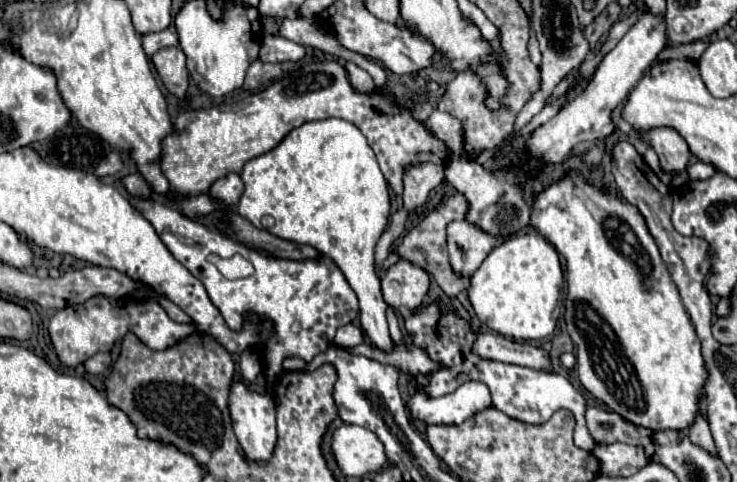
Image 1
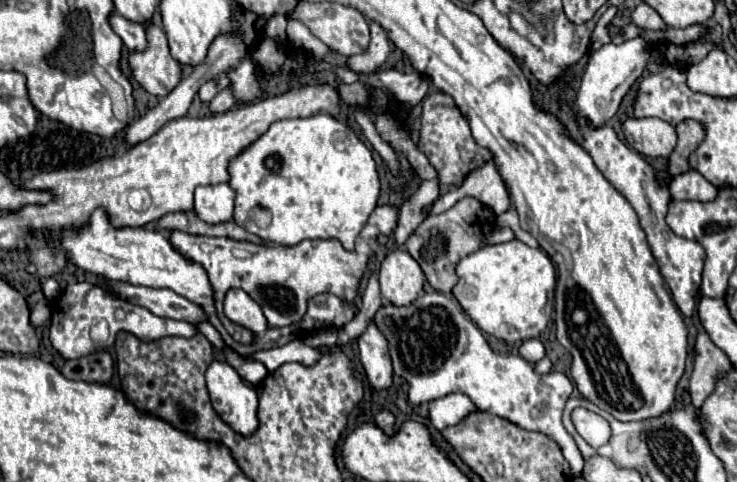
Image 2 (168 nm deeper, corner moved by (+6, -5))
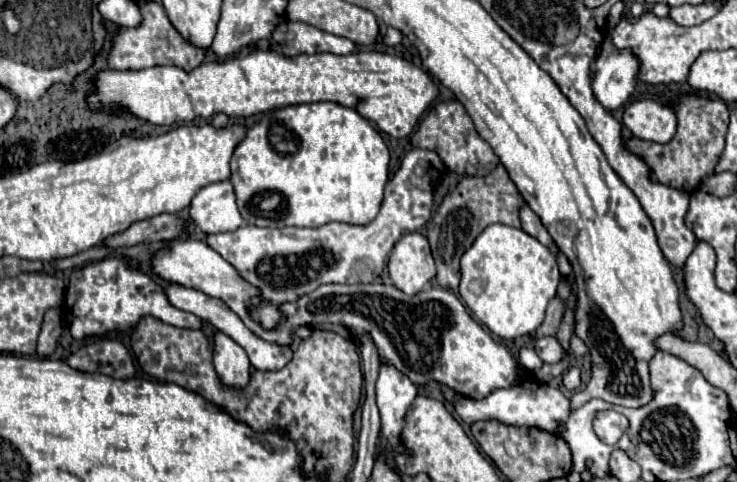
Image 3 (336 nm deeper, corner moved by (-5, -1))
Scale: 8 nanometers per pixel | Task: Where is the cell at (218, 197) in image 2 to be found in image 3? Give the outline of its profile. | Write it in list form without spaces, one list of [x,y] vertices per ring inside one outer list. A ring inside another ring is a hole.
[[[230,180],[204,186],[190,204],[190,218],[202,232],[228,232],[244,224]]]

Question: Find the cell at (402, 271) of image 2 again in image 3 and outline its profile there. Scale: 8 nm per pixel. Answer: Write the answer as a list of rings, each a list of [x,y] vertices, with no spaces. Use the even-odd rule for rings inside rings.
[[[416,232],[404,234],[390,252],[388,272],[398,290],[408,296],[420,292],[436,276],[436,266],[426,236]]]

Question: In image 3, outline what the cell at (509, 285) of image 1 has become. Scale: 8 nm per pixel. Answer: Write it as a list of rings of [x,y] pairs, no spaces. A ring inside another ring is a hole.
[[[504,224],[488,226],[460,260],[460,298],[500,338],[520,338],[532,334],[546,314],[548,302],[556,296],[560,270],[550,248],[528,236],[520,228]]]

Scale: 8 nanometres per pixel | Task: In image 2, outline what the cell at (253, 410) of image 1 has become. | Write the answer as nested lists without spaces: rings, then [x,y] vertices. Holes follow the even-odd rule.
[[[213,360],[205,372],[207,390],[215,412],[243,436],[257,430],[257,392],[245,384],[237,370],[223,360]]]

